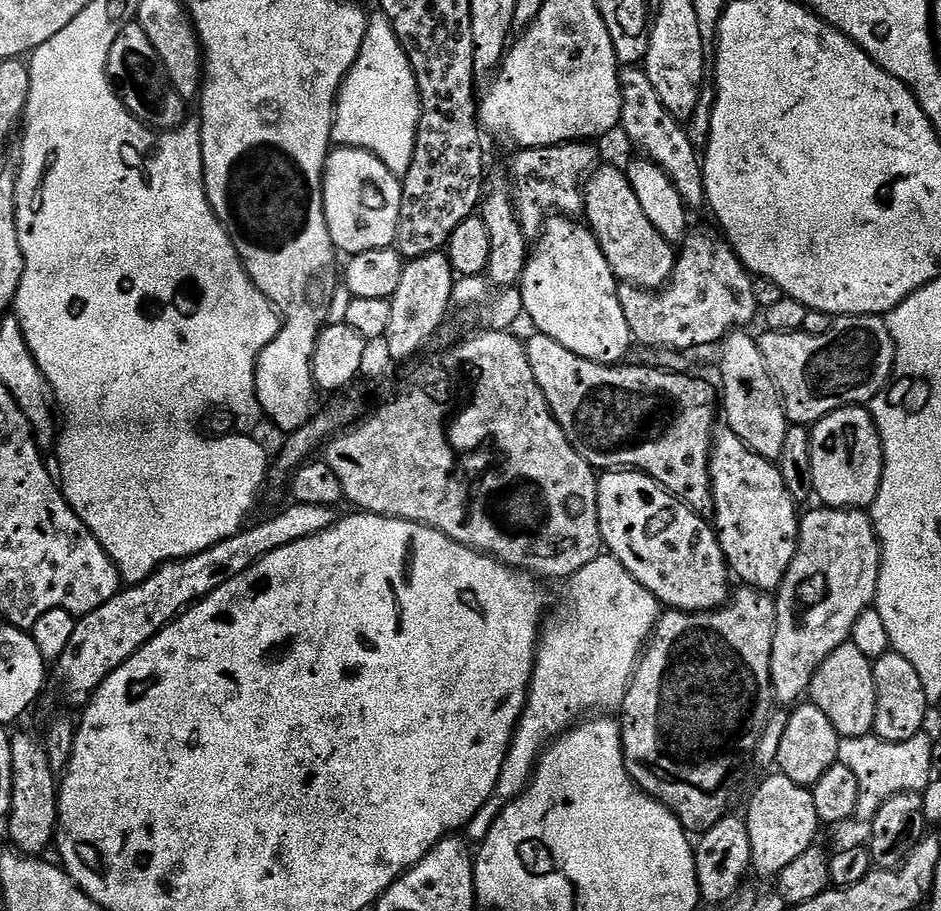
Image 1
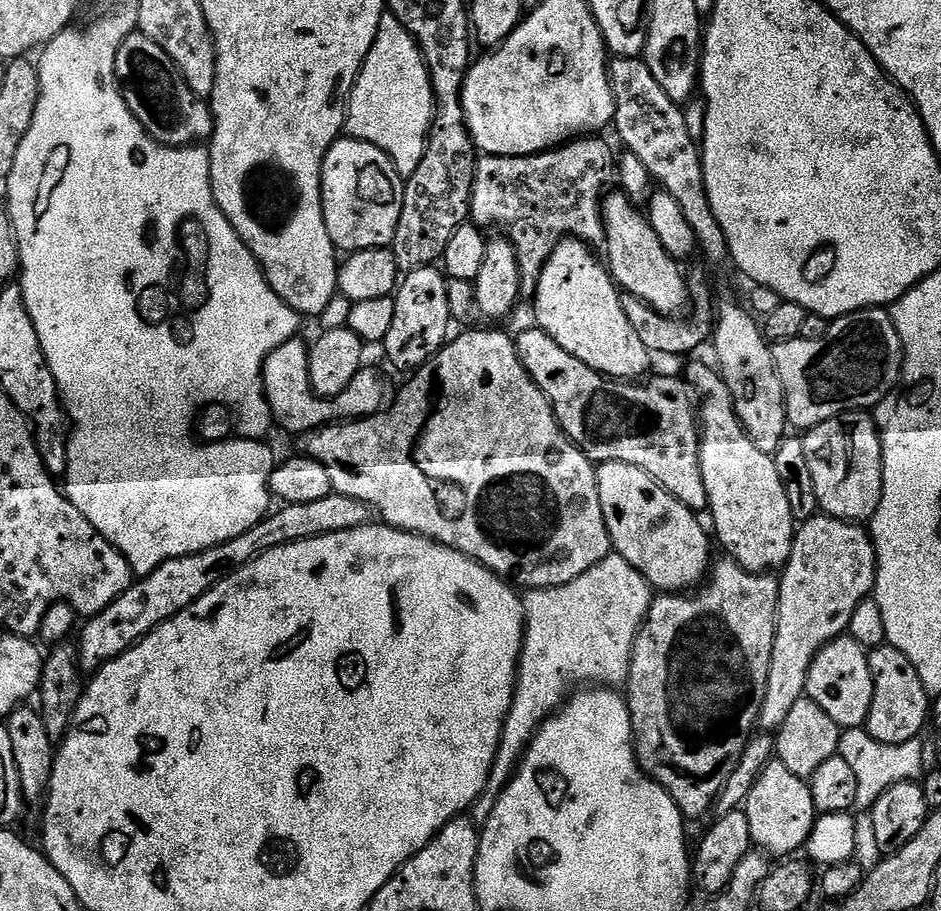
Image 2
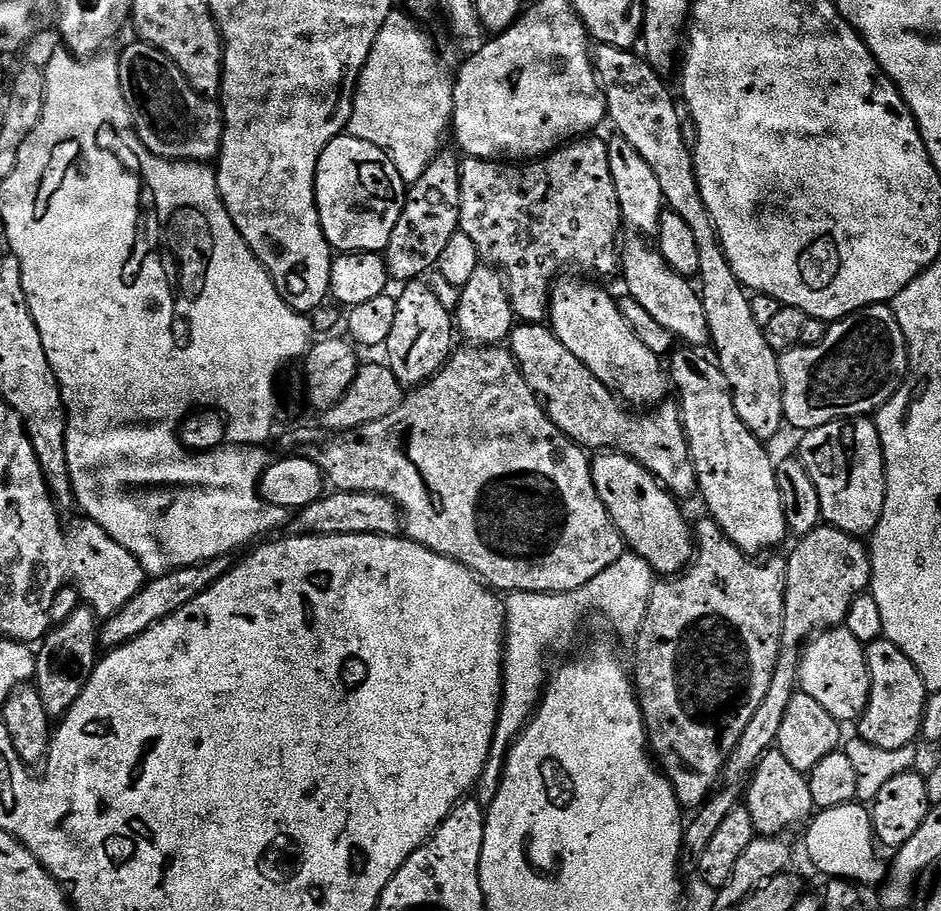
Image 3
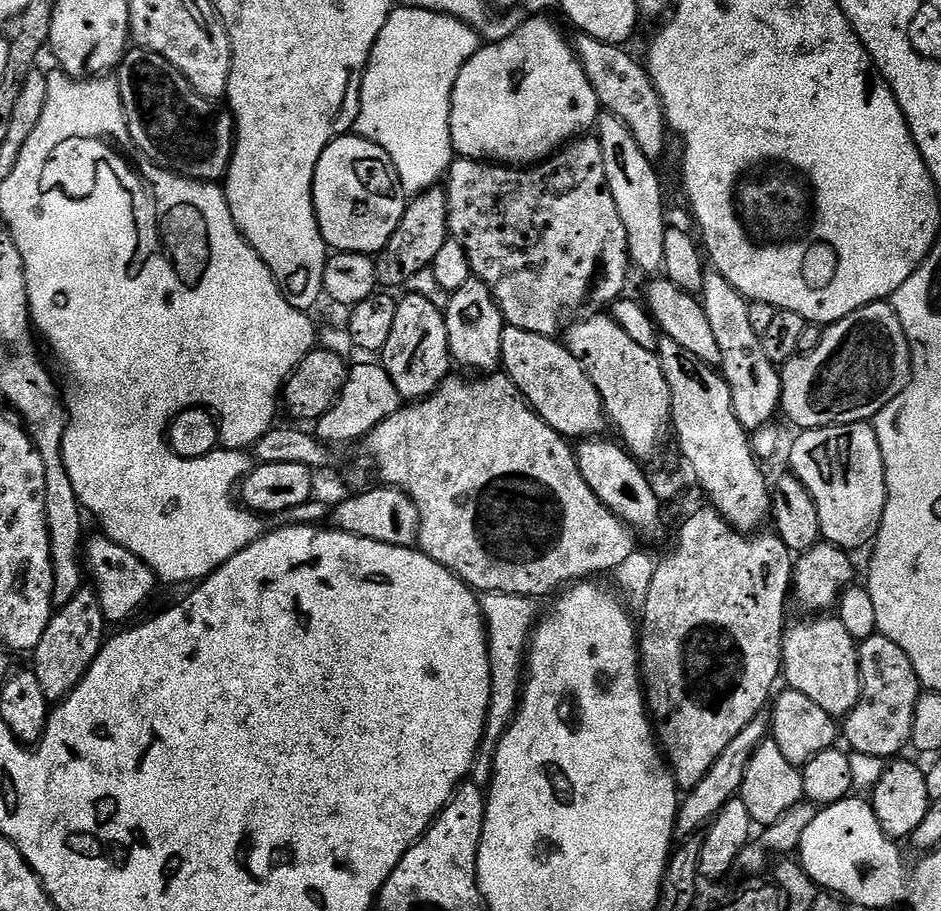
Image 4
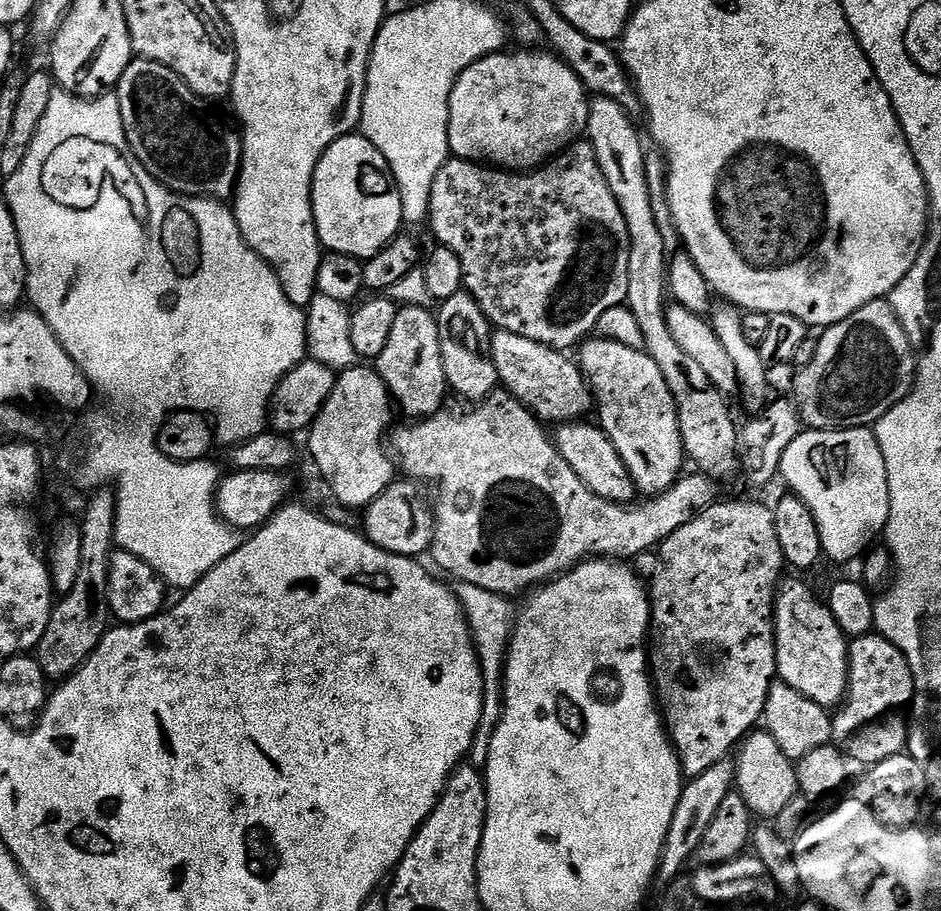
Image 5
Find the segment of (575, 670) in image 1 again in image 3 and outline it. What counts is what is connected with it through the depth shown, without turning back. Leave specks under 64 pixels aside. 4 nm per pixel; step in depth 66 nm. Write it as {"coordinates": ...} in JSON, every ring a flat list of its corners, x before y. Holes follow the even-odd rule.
{"coordinates":[[625,551,614,566,606,566,598,578,590,578,586,586,582,586,573,592,510,592,503,597,502,603,506,613,506,627,504,629,504,689,500,695,500,713,494,730,494,742,488,755,488,761,484,767,484,773,480,775,480,783,474,789,475,799,487,806,496,801,500,779,504,773,504,763,508,757,508,750,512,743,520,737,524,727,532,718,533,712,540,707,540,701,544,695,544,689,550,679,549,669,544,669,544,656,551,652,564,652,576,640,576,631,584,620,587,612,601,612,612,623,612,628,620,636,635,638,640,632,642,622,646,618,646,610,650,606,654,573,652,567,635,552]]}

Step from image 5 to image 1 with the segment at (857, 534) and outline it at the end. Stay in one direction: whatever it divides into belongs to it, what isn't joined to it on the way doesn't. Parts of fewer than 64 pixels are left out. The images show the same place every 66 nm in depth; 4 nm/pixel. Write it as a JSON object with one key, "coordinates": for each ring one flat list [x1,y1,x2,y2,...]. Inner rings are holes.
{"coordinates":[[864,406,839,408,830,413,830,415,823,416,821,420,816,421,811,429,811,434,812,453,810,454,810,467,814,469,812,491,815,499,821,505,829,508,871,509,884,473,884,445,880,442,880,435,876,429,875,422,872,421,871,411]]}

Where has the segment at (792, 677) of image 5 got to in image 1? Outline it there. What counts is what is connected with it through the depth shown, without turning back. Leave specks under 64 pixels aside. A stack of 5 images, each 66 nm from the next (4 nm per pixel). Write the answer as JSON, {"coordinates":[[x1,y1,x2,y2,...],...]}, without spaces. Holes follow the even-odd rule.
{"coordinates":[[846,643,838,646,834,654,827,656,812,676,810,700,830,718,834,730,840,737,866,736,874,726,876,709,876,687,872,673,873,661,858,650,858,646]]}

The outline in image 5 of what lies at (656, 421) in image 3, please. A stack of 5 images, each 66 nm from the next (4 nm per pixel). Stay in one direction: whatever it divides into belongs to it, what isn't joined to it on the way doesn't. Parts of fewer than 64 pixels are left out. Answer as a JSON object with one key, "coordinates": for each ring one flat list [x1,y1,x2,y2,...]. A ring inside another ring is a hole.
{"coordinates":[[497,331,492,337,490,355,496,367,497,381,509,392,515,403,523,404,533,416,541,421,553,420,553,425,559,426,565,422,576,422,584,416,594,404,594,397,588,387,588,381,580,371,575,359,567,360,563,351,547,348,538,342,530,342,528,338,522,338,509,332]]}

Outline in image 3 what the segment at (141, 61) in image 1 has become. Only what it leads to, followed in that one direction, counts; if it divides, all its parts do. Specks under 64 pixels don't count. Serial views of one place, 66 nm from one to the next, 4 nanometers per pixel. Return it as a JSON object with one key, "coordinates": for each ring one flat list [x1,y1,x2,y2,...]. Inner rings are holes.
{"coordinates":[[143,42,119,49,122,98,132,119,132,131,155,156,167,160,212,162,220,155,224,133,224,110,215,99,199,96,190,82,154,46]]}

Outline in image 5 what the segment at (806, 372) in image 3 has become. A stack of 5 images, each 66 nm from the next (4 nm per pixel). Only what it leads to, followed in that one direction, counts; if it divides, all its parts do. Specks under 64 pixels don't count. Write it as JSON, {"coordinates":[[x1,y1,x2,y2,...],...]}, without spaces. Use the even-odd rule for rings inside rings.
{"coordinates":[[887,299,872,300,862,310,850,314,842,322,823,329,818,342,818,354,810,366,795,373,796,381,792,384,791,395,794,397,796,411,801,421,809,429,827,430,829,428,863,428,875,425,883,418,897,399,896,391,907,389,914,376,914,349,906,330,894,314]]}

